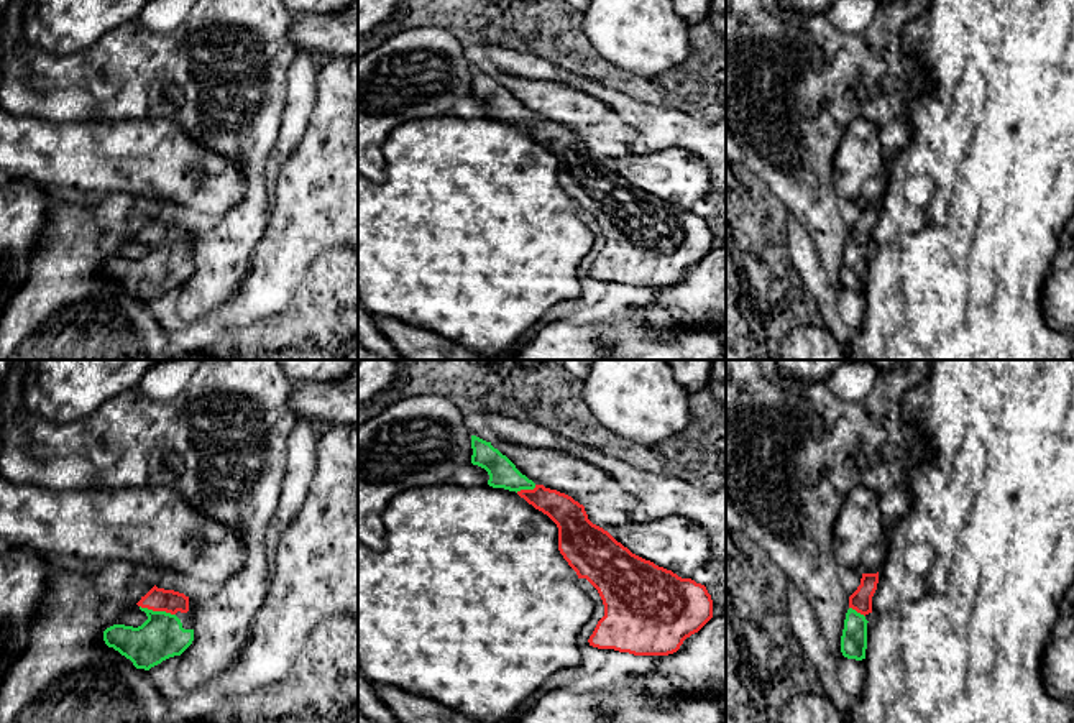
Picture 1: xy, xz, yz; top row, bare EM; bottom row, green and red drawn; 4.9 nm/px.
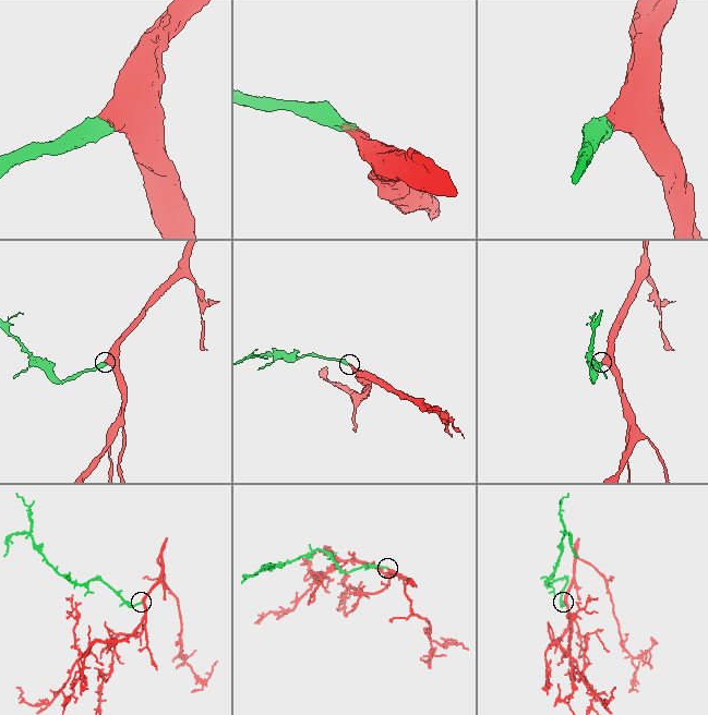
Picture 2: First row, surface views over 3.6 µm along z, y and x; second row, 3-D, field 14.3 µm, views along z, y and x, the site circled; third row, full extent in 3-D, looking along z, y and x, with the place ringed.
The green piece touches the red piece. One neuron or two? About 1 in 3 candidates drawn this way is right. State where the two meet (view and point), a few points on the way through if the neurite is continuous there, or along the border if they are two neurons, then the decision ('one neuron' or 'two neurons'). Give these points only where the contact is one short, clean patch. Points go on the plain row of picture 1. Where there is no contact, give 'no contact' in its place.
contact xy (158, 244); way xy (161, 268), (158, 244), (156, 230); one neuron

